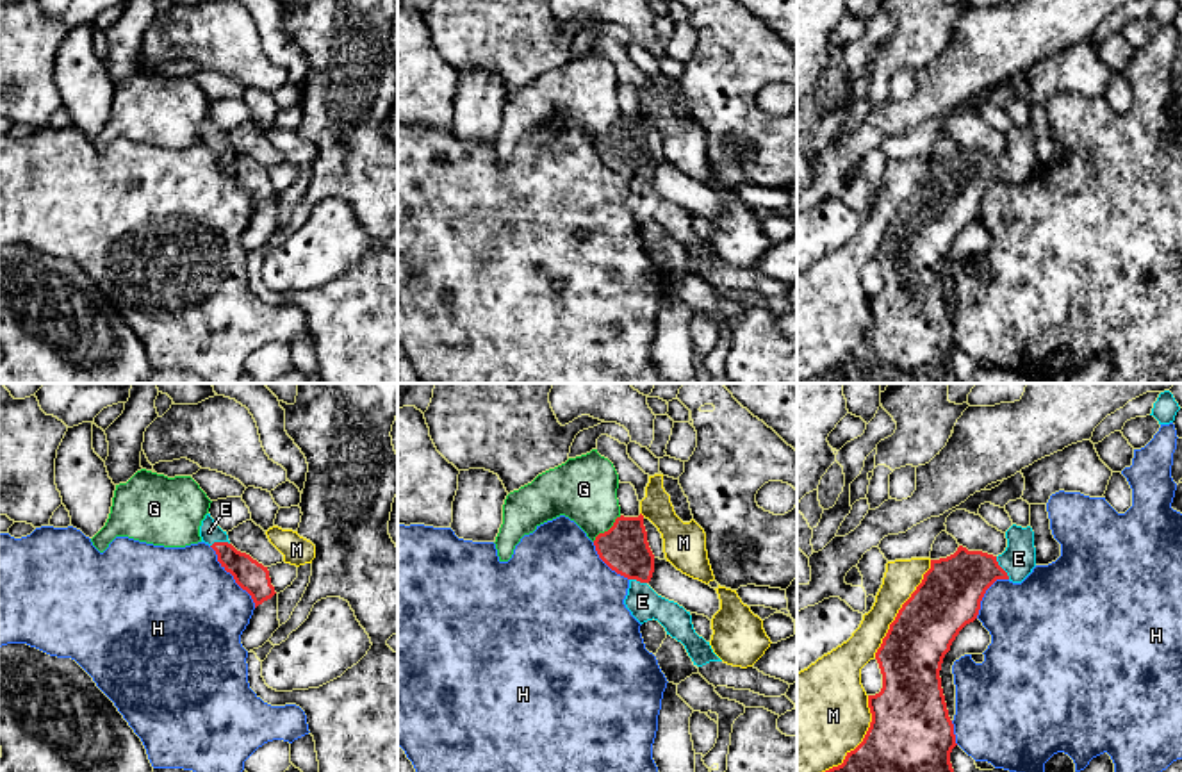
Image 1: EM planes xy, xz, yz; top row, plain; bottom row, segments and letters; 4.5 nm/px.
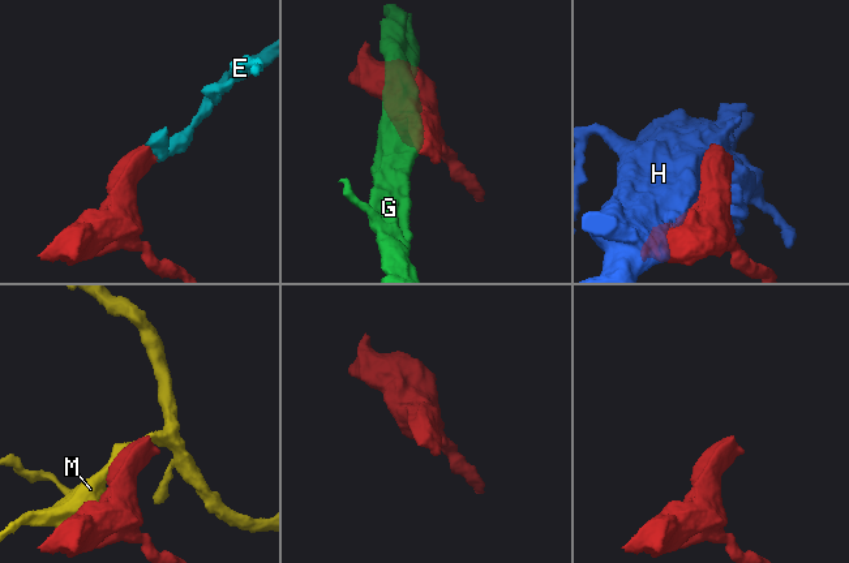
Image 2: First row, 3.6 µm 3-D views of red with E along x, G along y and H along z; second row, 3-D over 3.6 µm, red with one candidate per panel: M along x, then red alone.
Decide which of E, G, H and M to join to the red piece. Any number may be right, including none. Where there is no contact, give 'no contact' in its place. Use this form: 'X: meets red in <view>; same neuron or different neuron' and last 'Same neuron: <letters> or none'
E: meets red in yz; same neuron
G: meets red in xz; different neuron
H: meets red in xy; different neuron
M: meets red in yz; different neuron
Same neuron: E

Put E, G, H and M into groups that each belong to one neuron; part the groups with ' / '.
E / G / H / M

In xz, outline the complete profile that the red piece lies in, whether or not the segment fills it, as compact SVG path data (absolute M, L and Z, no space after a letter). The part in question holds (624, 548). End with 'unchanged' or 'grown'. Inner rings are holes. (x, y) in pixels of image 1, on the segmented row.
M642 513L638 517L617 517L608 531L595 537L594 546L612 571L629 579L624 604L640 624L658 620L667 635L685 645L697 667L722 661L710 642L695 633L690 612L658 595L647 585L654 572L654 554L647 542Z; grown

